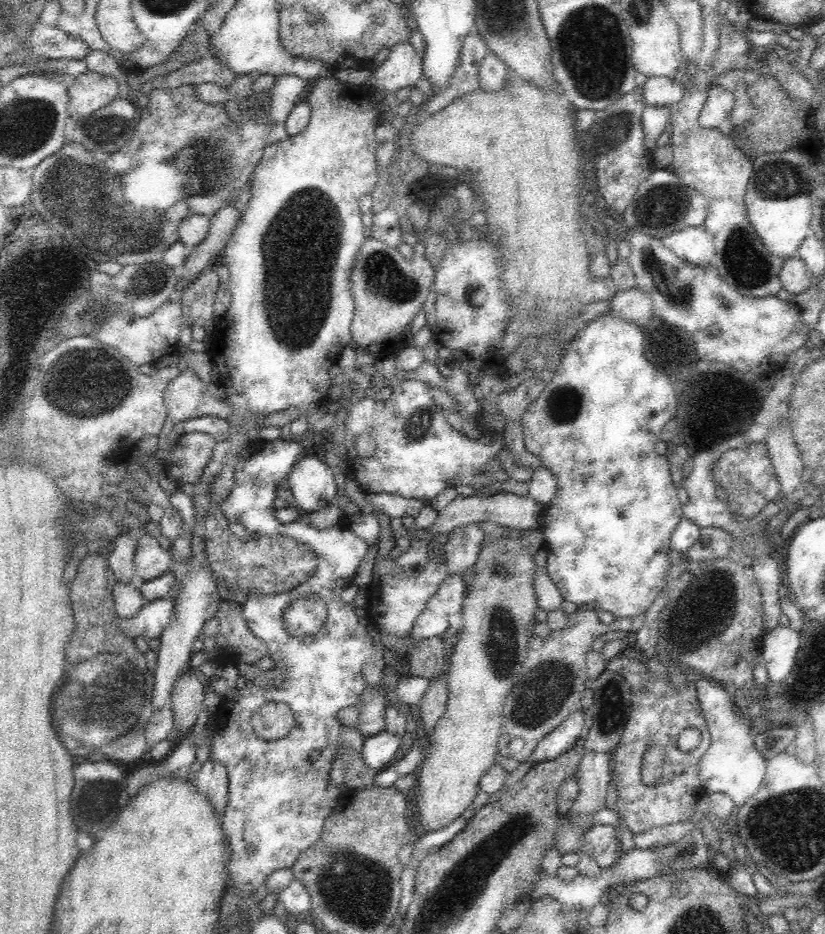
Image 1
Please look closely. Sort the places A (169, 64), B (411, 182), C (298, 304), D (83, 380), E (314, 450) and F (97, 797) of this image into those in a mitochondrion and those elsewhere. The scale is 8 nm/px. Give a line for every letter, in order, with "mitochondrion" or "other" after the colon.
A: other
B: other
C: mitochondrion
D: mitochondrion
E: other
F: mitochondrion

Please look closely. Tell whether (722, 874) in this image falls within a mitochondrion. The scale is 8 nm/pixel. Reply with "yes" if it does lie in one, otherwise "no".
no

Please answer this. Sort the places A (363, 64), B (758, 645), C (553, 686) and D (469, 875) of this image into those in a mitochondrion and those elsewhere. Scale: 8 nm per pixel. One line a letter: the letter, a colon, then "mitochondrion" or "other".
A: other
B: other
C: mitochondrion
D: mitochondrion

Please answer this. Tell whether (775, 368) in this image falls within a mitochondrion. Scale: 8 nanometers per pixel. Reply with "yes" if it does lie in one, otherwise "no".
no

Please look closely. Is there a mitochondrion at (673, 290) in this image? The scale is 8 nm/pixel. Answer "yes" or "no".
yes

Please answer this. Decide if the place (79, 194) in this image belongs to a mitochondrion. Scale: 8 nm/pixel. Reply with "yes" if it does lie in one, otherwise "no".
yes

